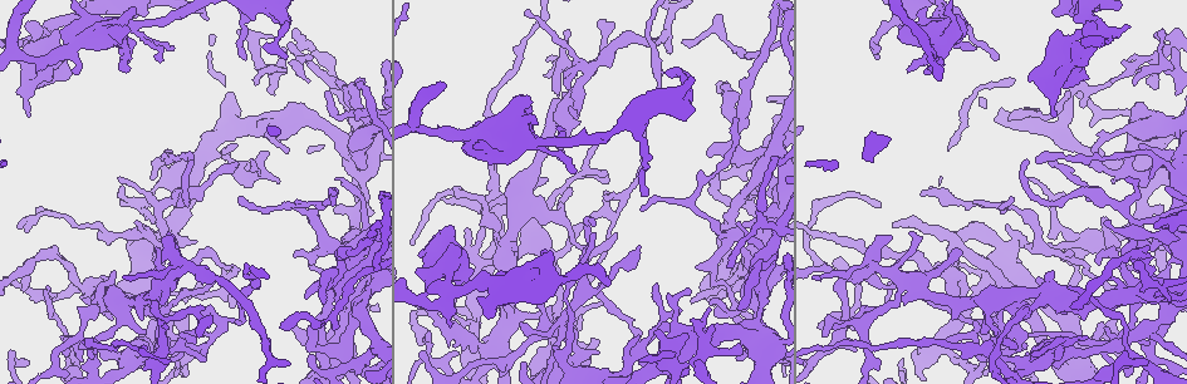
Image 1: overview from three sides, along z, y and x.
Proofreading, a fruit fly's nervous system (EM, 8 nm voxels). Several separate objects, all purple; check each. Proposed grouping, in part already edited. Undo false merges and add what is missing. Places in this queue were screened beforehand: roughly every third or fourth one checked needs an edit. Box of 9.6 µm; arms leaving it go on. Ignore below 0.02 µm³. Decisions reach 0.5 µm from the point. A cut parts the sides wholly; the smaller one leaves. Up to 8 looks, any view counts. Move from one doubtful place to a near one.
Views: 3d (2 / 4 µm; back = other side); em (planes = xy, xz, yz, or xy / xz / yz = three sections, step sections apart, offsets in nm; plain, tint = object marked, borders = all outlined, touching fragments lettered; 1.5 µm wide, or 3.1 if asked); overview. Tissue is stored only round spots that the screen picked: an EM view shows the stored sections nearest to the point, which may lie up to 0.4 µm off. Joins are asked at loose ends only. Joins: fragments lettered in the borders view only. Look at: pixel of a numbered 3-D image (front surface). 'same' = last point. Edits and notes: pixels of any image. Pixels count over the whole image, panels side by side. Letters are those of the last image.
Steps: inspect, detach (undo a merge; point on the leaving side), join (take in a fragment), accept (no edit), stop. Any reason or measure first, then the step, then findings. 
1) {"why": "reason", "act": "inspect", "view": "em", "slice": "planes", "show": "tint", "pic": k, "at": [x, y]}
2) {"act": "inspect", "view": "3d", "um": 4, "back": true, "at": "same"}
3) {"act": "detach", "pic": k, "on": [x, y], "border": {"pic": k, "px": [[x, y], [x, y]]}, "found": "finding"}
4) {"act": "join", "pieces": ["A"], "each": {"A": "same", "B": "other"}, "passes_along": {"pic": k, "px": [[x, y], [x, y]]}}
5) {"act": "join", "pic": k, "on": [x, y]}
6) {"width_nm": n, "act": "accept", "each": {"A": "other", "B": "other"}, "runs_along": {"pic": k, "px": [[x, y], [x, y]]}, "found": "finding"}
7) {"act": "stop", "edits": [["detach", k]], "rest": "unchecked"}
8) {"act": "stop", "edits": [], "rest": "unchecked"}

{"why": "sudden change in width", "act": "inspect", "view": "em", "slice": "xz", "step": 4, "show": "tint", "pic": 1, "at": [453, 290]}

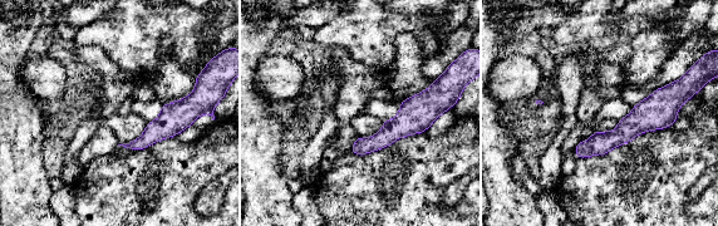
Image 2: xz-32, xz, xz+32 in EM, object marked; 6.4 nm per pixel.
{"why": "another direction", "act": "inspect", "view": "em", "slice": "xy", "step": 4, "show": "borders", "at": "same"}

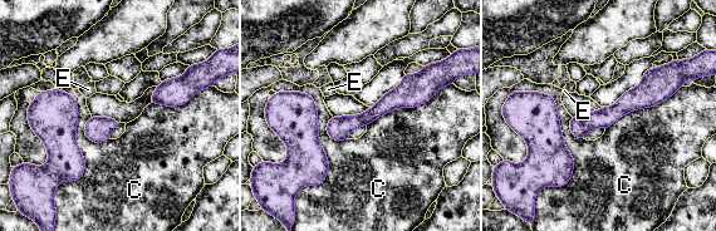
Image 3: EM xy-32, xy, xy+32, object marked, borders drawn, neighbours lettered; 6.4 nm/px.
{"act": "accept", "each": {"C": "other", "E": "other"}, "runs_along": {"pic": 3, "px": [[427, 84], [330, 131]]}, "found": "one cell here"}

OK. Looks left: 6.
{"why": "an open end", "act": "inspect", "view": "em", "slice": "planes", "show": "borders", "pic": 1, "at": [1157, 38]}

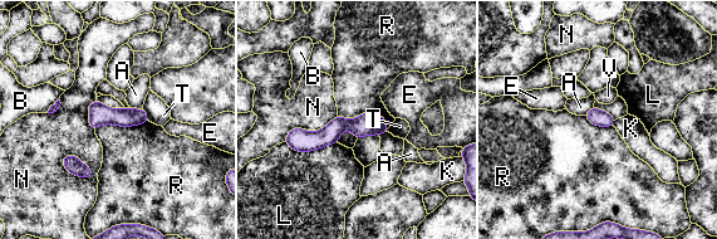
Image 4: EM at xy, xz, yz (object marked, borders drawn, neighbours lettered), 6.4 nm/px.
{"width_nm": 100, "act": "accept", "each": {"A": "other", "B": "other", "E": "other", "K": "other", "L": "other", "N": "other", "R": "other", "T": "other", "V": "other"}, "found": "no lettered fragment goes on from it"}

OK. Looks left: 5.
{"act": "inspect", "view": "3d", "um": 4, "pic": 1, "at": [741, 351]}

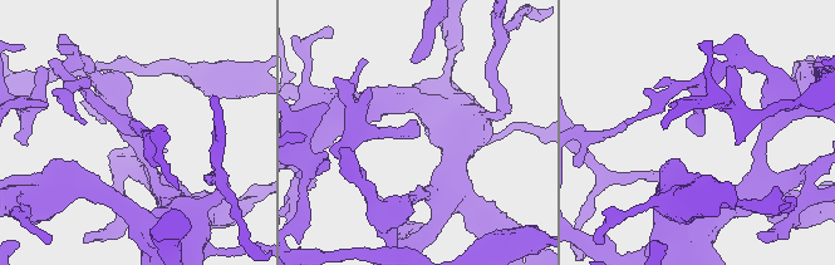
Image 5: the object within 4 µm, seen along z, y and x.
{"why": "need the tissue", "act": "inspect", "view": "em", "slice": "planes", "show": "borders", "pic": 5, "at": [699, 133]}

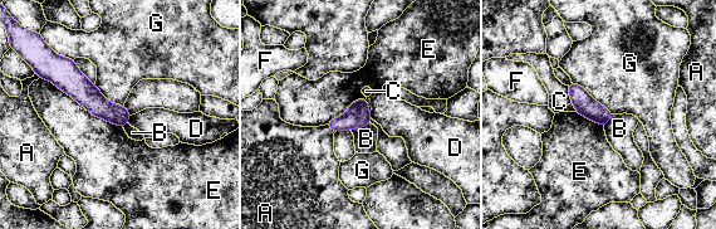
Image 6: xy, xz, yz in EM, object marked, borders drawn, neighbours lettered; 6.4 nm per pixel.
{"act": "accept", "each": {"A": "other", "B": "other", "C": "other", "D": "other", "E": "other", "F": "other", "G": "other"}, "runs_along": {"pic": 6, "px": [[60, 71], [101, 107], [124, 120]]}, "found": "no lettered fragment goes on from it"}

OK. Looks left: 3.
{"why": "free end", "act": "inspect", "view": "em", "slice": "planes", "show": "borders", "pic": 1, "at": [193, 242]}

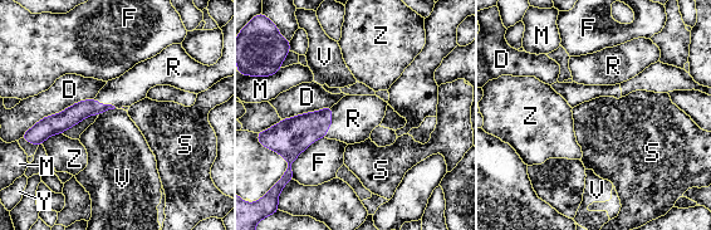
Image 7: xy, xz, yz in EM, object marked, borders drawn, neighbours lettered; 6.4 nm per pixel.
{"act": "accept", "each": {"D": "other", "F": "other", "M": "other", "R": "other", "S": "other", "V": "other", "Y": "other", "Z": "other"}, "runs_along": {"pic": 7, "px": [[106, 107], [81, 109], [43, 135]]}, "found": "none of them fits"}

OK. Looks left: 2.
{"act": "stop", "edits": [], "rest": "unchecked"}

